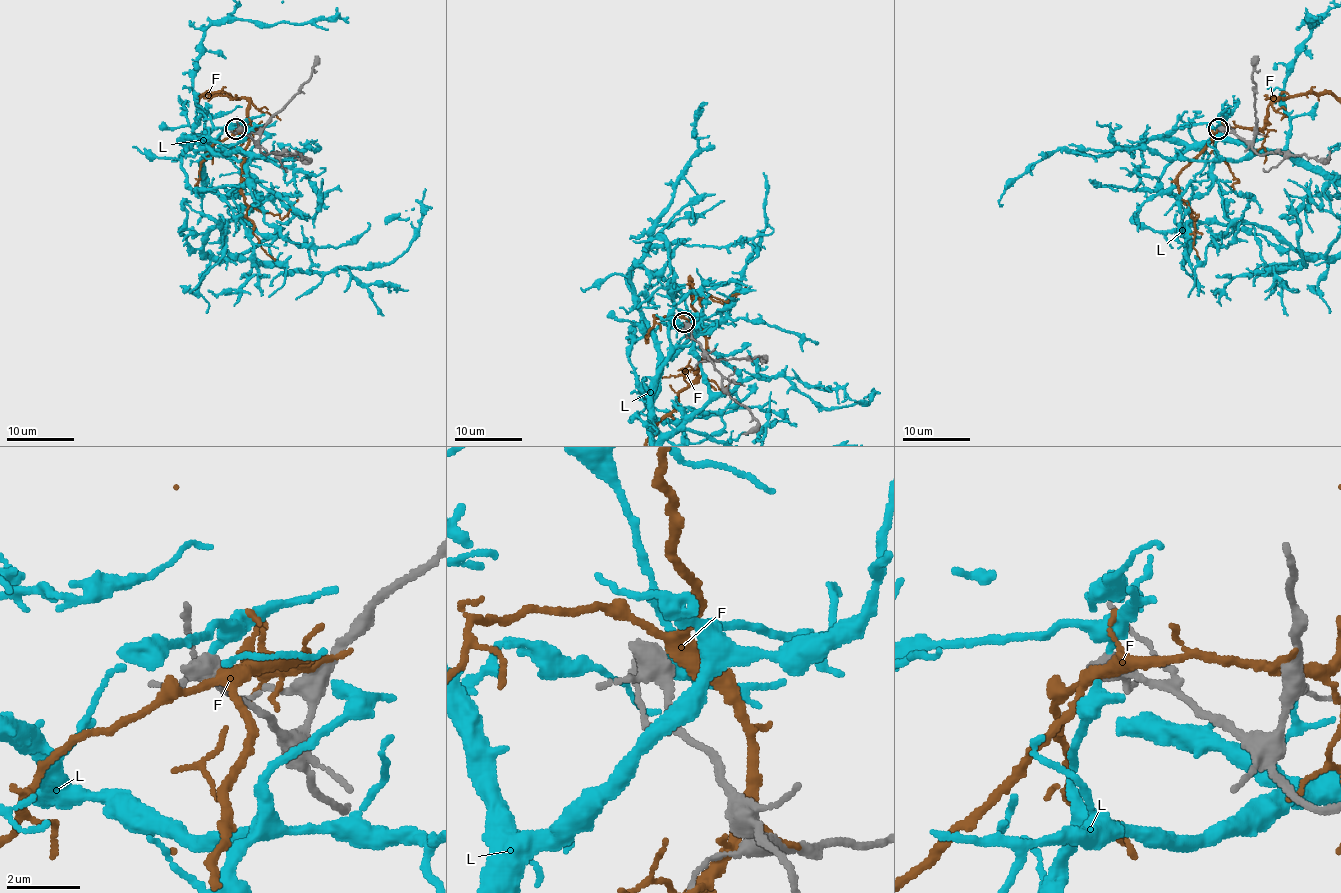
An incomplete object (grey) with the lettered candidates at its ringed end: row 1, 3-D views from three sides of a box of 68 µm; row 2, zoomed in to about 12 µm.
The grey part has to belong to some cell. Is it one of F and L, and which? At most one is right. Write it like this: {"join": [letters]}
{"join": []}

